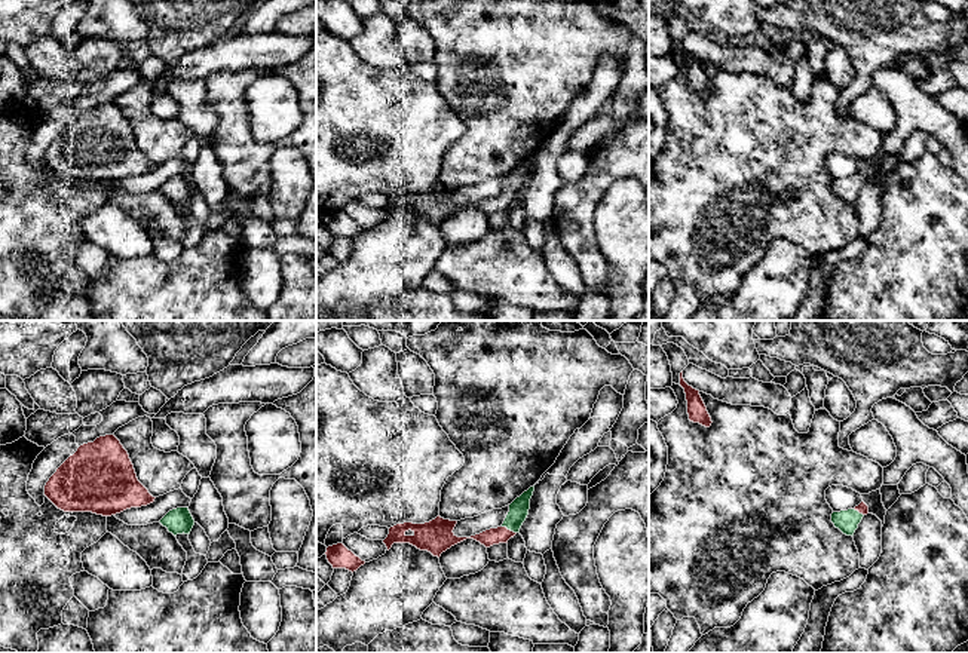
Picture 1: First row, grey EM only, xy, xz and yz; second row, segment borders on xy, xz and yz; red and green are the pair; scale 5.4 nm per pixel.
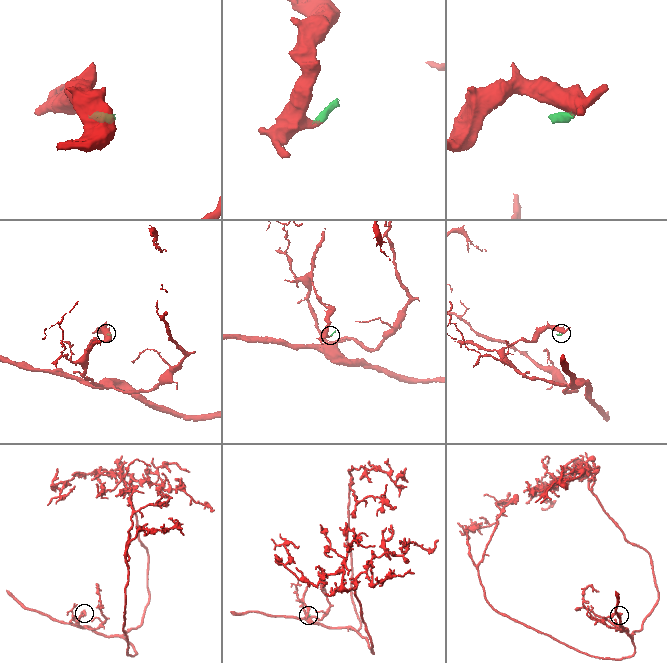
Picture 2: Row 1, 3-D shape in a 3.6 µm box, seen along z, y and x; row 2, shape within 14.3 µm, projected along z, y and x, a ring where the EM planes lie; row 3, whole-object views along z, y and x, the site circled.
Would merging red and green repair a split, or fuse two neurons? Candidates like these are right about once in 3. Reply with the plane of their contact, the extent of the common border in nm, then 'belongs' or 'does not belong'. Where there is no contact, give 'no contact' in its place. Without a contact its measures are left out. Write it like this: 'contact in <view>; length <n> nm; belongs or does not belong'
contact in xz; length 90 nm; belongs

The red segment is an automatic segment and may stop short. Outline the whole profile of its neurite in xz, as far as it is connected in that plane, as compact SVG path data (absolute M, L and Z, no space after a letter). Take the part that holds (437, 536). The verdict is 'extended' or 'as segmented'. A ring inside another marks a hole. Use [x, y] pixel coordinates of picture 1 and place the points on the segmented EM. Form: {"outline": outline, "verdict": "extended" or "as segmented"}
{"outline": "M534 485L509 505L509 512L503 524L497 528L490 528L471 537L457 537L453 533L457 521L444 519L438 515L435 519L425 524L404 522L390 527L383 543L386 545L387 551L393 543L410 543L420 551L431 552L438 558L442 552L466 539L474 539L485 548L508 543L511 537L520 533L520 528L529 515L533 491Z", "verdict": "extended"}

